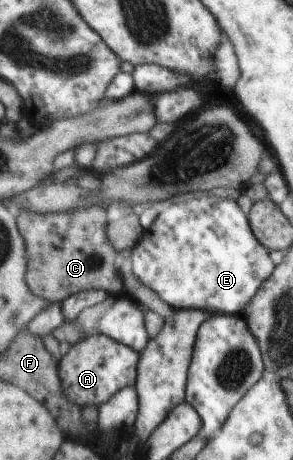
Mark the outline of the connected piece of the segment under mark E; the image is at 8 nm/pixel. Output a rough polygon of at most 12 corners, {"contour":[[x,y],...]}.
{"contour":[[230,199],[161,206],[131,271],[170,305],[243,315],[275,273]]}

